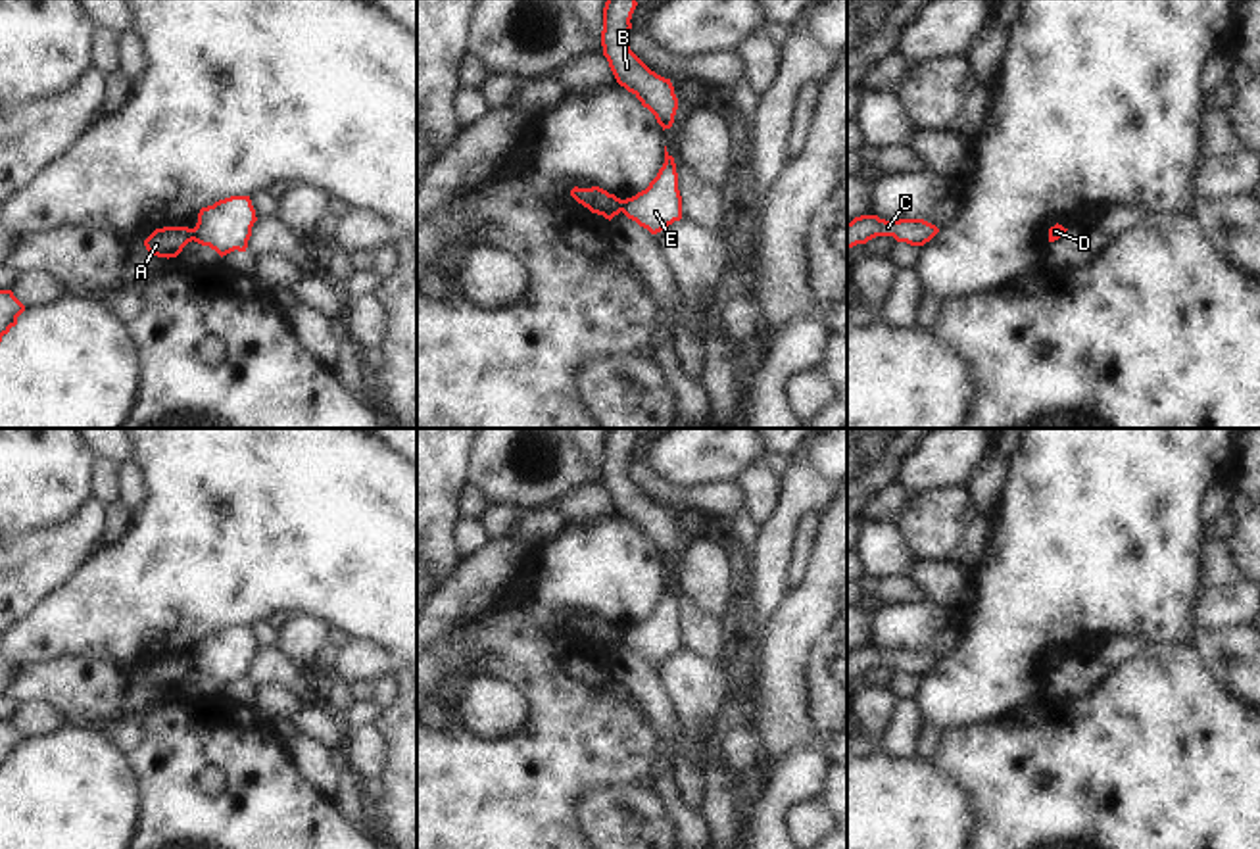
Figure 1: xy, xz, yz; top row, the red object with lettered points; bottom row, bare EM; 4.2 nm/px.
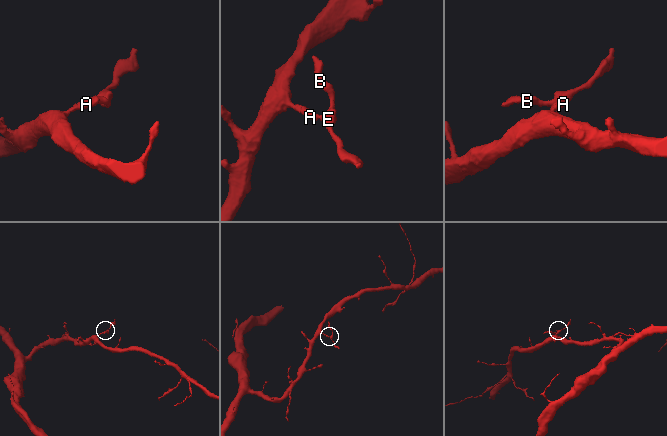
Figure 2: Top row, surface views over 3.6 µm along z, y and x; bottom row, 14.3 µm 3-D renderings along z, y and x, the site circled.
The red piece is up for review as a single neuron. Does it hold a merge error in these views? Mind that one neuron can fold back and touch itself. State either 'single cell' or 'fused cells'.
fused cells

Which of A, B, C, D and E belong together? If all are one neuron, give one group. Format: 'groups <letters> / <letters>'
groups A / B C D E

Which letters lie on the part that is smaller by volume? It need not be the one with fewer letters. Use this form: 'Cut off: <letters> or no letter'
Cut off: B, C, D, E

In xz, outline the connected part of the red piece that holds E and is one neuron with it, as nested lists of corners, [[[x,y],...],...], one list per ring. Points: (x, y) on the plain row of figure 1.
[[[665,576],[665,594],[649,617],[624,630],[622,643],[647,659],[651,665],[661,663],[674,651],[682,649],[682,626],[678,620],[678,603],[674,588]]]

